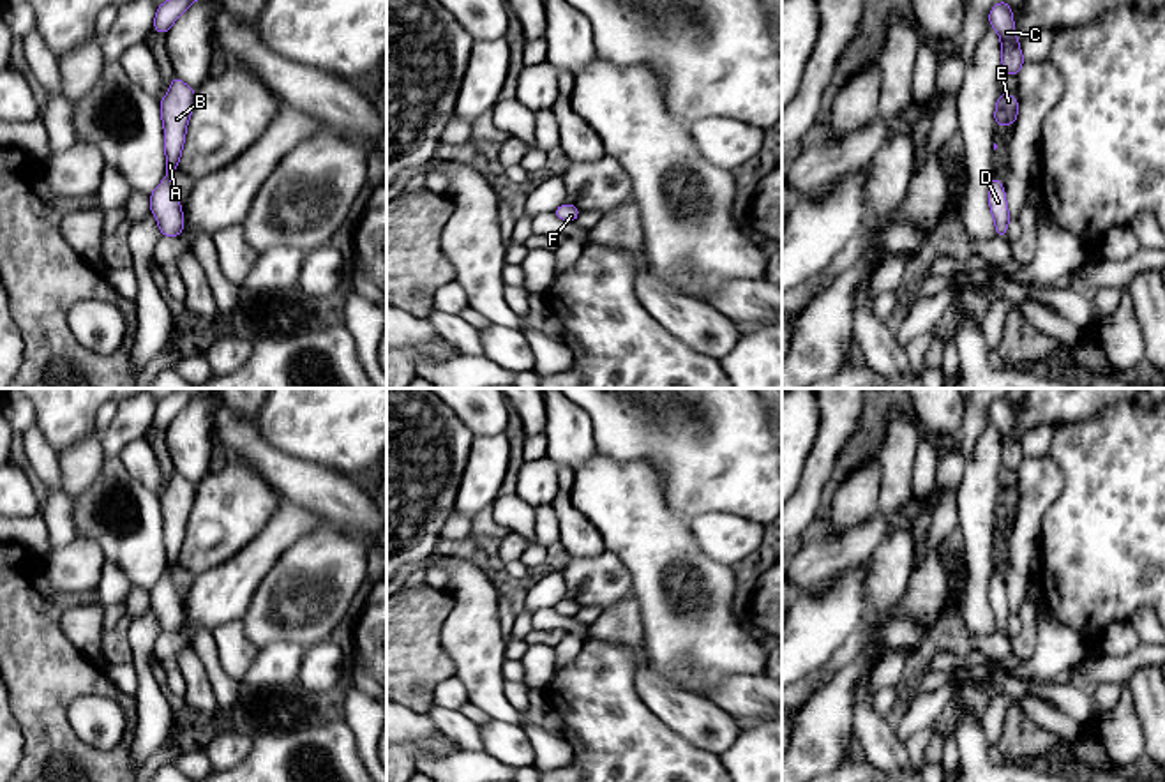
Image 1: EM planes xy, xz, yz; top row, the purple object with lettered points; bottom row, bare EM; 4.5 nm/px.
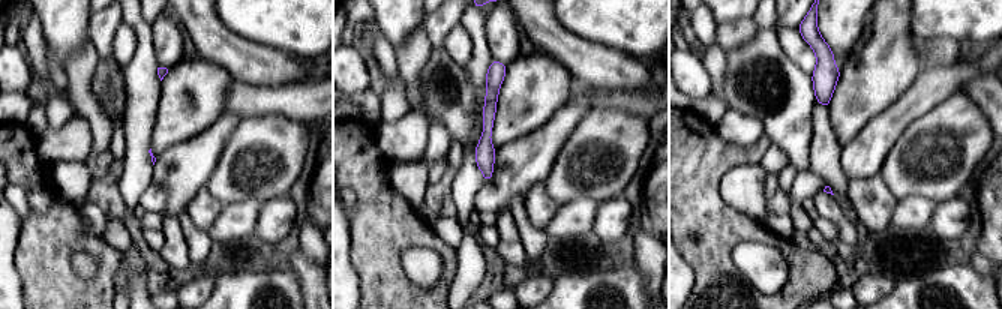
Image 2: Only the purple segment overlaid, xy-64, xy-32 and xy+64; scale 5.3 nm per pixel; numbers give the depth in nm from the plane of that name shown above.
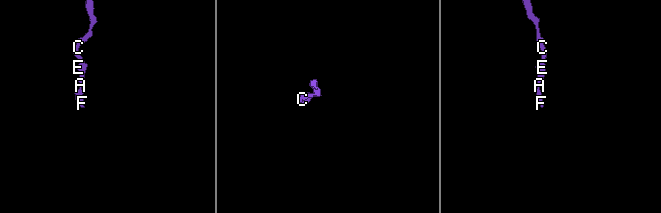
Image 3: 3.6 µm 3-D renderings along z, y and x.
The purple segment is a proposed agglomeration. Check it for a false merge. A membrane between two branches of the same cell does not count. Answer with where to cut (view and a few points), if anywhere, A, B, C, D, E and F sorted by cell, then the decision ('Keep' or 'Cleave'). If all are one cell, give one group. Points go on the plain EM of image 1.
No split. Groups: A B C D E F. Keep

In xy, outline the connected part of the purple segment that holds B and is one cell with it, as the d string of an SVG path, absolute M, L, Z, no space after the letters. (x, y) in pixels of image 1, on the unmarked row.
M173 471L168 489L159 498L164 521L166 572L150 590L150 607L155 611L162 632L184 628L184 607L171 579L185 538L187 519L196 498L196 485Z

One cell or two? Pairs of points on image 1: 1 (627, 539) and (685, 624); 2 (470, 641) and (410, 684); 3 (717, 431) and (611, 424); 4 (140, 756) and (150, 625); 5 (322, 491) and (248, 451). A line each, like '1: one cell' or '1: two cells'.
1: one cell
2: two cells
3: one cell
4: one cell
5: one cell

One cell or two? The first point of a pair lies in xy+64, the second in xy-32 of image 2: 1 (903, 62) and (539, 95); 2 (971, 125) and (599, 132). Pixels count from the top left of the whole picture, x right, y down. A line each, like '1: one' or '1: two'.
1: one
2: one

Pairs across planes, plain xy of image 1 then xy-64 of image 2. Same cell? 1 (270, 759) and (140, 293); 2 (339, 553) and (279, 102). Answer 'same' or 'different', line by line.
1: same
2: different

